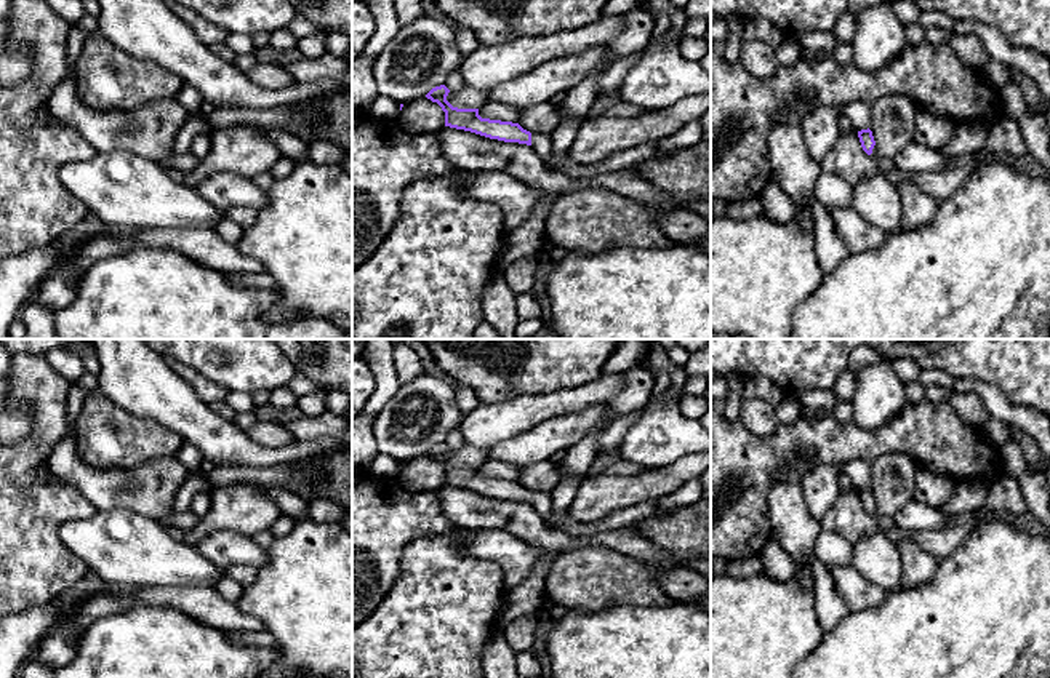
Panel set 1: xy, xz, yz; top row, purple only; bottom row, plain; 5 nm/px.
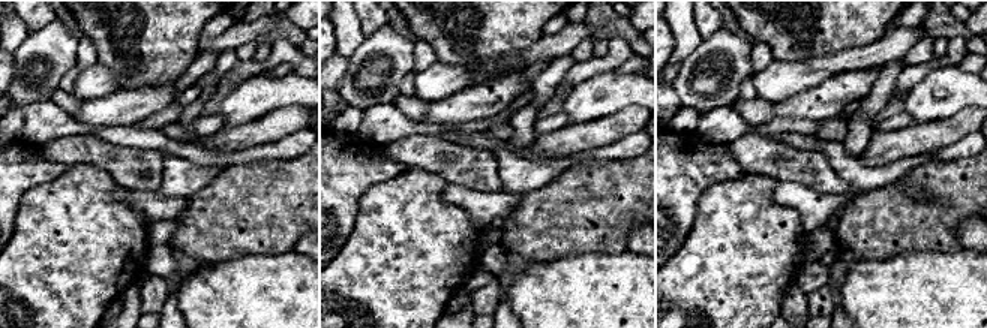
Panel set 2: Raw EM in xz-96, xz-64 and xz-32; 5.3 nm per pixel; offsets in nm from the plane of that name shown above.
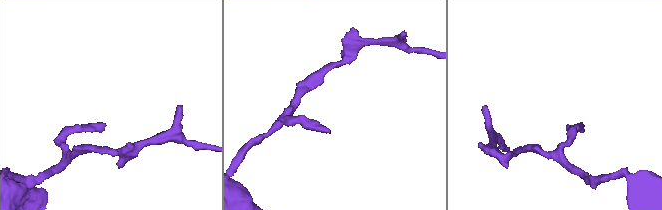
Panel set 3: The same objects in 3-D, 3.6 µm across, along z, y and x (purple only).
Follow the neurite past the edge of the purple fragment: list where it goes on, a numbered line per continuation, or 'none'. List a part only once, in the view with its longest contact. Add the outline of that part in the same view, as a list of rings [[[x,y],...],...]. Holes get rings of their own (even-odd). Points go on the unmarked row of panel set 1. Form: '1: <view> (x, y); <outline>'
1: xz (541, 502); [[[531,491],[531,507],[543,520],[549,520],[555,513],[551,493]]]

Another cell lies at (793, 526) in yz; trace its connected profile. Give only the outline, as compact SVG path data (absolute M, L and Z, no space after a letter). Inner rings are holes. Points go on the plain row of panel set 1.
M779 483L768 494L771 539L794 556L794 577L805 590L813 590L810 555L821 532L808 508L799 483Z

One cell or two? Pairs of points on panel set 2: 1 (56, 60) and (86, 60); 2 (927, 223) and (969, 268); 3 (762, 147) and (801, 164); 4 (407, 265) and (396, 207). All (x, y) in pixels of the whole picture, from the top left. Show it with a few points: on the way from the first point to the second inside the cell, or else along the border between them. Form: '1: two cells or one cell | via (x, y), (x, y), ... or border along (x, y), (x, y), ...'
1: two cells | border along (80, 38), (75, 65)
2: two cells | border along (960, 247), (951, 252), (918, 252)
3: one cell | via (771, 156), (780, 162), (792, 164)
4: one cell | via (407, 250), (404, 226), (399, 222)

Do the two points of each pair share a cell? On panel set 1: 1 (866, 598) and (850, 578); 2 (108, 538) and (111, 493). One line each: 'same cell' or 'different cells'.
1: same cell
2: different cells

